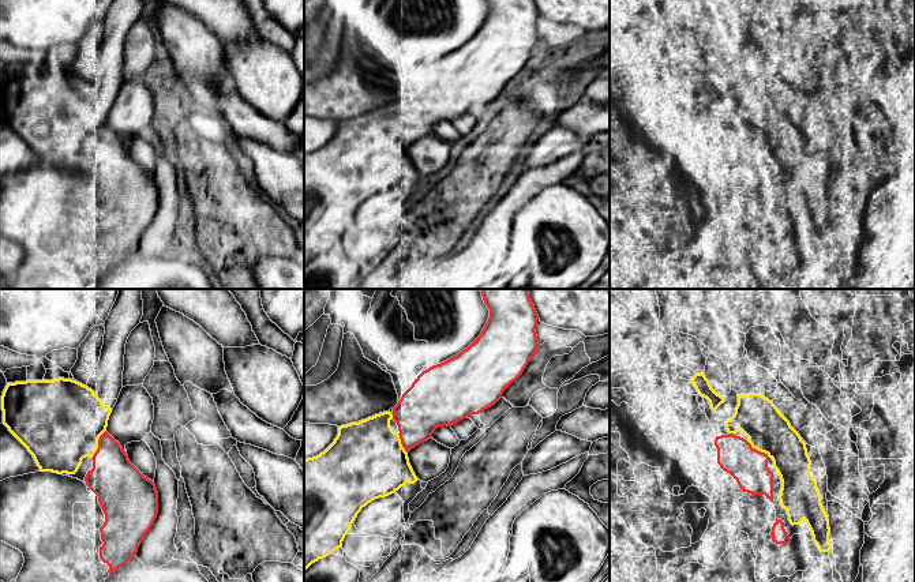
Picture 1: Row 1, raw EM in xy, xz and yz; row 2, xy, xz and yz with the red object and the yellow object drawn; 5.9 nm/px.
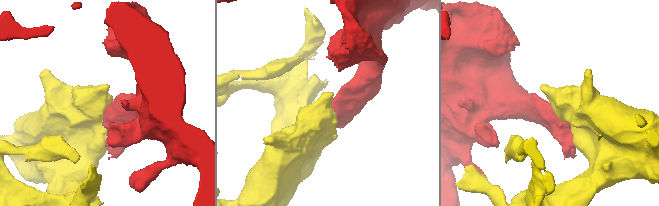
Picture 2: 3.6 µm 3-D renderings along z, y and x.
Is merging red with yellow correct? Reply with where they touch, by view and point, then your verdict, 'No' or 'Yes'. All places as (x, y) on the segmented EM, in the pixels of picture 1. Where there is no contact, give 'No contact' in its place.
Touches red at xy (98, 445). Yes

